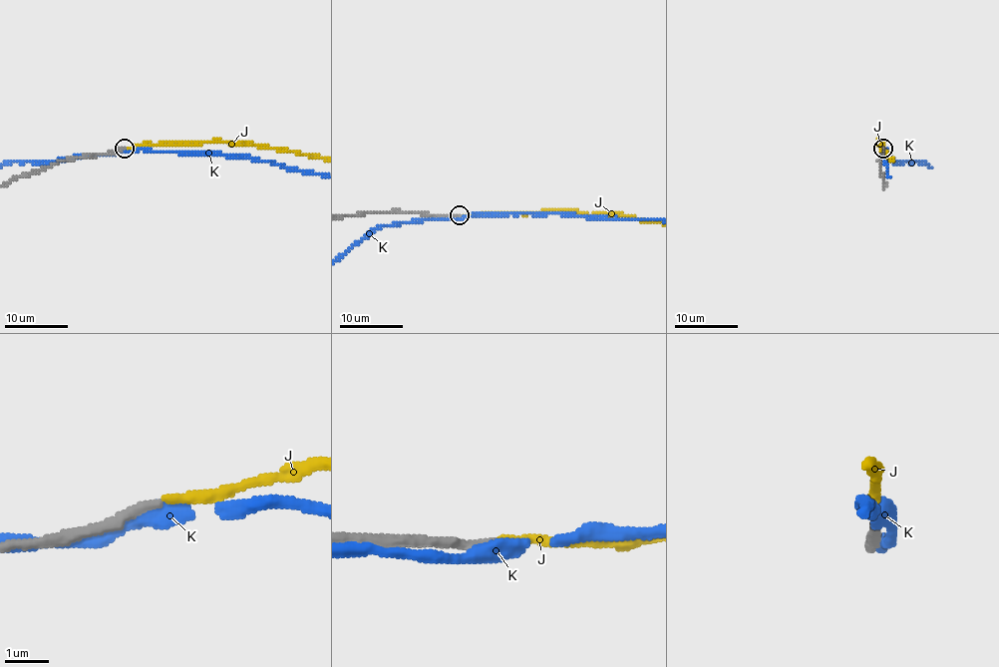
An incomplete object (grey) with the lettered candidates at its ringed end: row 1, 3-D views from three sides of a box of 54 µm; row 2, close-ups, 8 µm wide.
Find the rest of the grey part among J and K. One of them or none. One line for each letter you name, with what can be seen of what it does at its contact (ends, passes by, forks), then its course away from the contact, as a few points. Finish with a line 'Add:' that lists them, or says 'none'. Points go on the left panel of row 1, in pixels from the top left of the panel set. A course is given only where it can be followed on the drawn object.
J: it ends
Add: J

